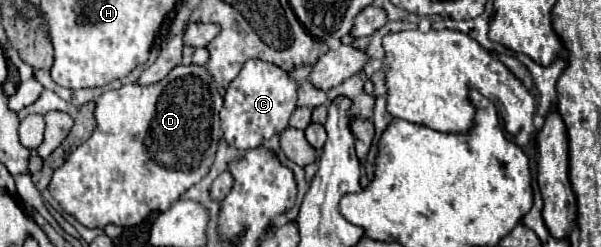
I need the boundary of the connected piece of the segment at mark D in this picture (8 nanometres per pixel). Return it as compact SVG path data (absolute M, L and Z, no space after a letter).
M178 65L174 67L162 81L154 83L154 85L148 85L148 87L140 87L136 83L130 83L130 85L124 85L116 91L106 91L104 95L100 95L96 99L96 109L94 109L94 119L96 119L96 129L94 133L90 135L88 141L84 141L80 147L76 147L64 161L62 167L58 167L54 171L54 177L50 181L50 195L60 203L60 207L72 215L76 221L80 221L82 225L86 227L100 227L104 229L106 225L120 225L120 227L132 227L132 225L138 225L142 223L152 211L166 211L170 209L170 205L174 201L180 199L182 193L186 193L192 185L196 185L210 169L210 165L214 163L214 153L216 153L216 147L218 147L218 141L222 139L222 129L220 129L220 117L218 117L218 111L222 107L222 95L218 93L216 85L214 85L214 79L210 77L210 73L206 71L206 67L198 67L198 65Z

